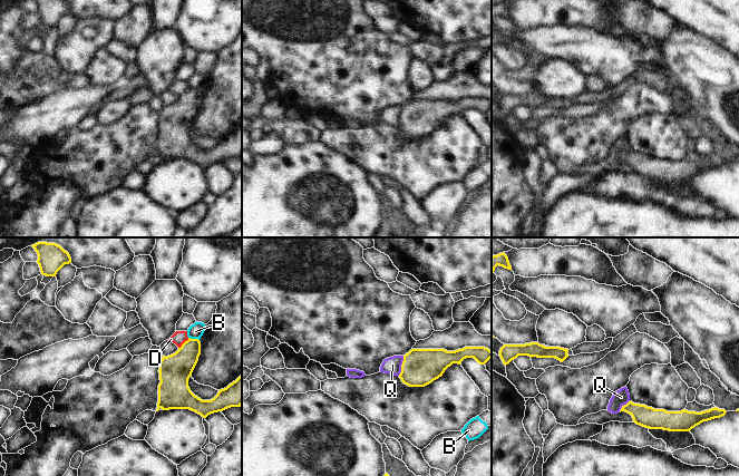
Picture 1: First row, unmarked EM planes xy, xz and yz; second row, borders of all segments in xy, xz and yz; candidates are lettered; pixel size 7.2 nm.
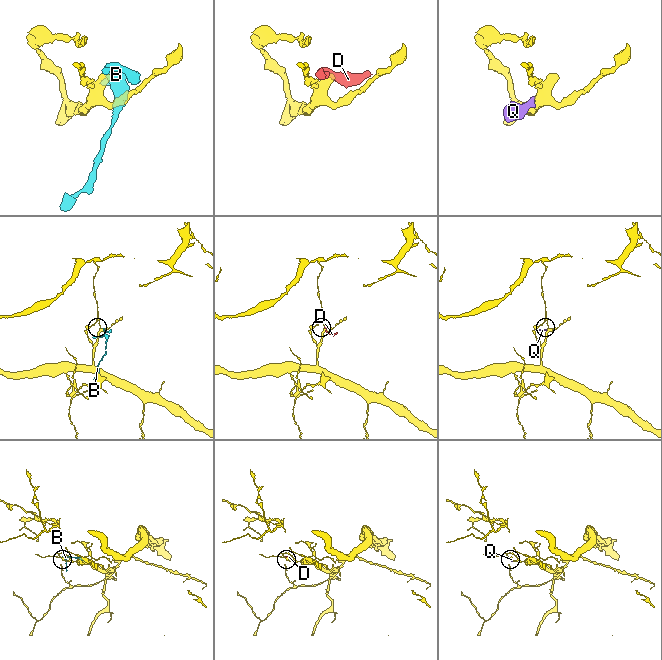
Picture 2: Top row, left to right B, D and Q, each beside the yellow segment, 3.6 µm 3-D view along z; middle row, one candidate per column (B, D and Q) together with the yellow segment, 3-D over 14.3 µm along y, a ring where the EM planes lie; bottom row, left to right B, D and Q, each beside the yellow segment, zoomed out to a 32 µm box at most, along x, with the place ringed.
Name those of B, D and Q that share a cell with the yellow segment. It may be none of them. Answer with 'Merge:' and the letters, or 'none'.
Merge: none

